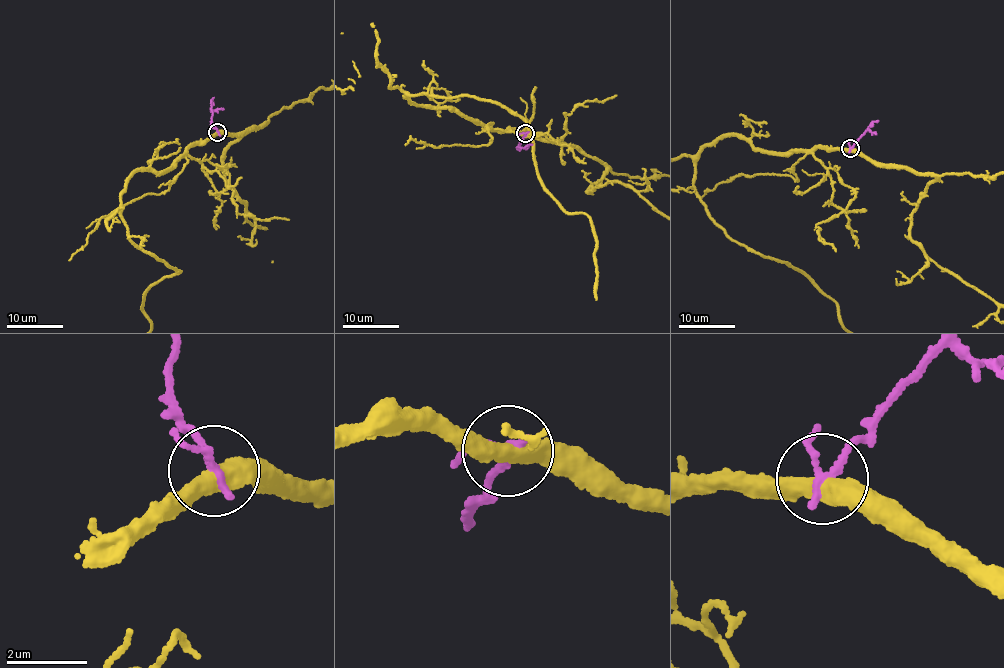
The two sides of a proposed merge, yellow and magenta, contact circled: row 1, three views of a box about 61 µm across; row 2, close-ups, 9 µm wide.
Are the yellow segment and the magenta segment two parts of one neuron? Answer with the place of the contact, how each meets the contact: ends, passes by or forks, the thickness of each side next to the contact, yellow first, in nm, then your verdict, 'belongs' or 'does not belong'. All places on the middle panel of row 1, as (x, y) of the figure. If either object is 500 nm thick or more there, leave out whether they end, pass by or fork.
place (525, 133); yellow passes by; magenta passes by; calibres 440 and 180 nm; does not belong

